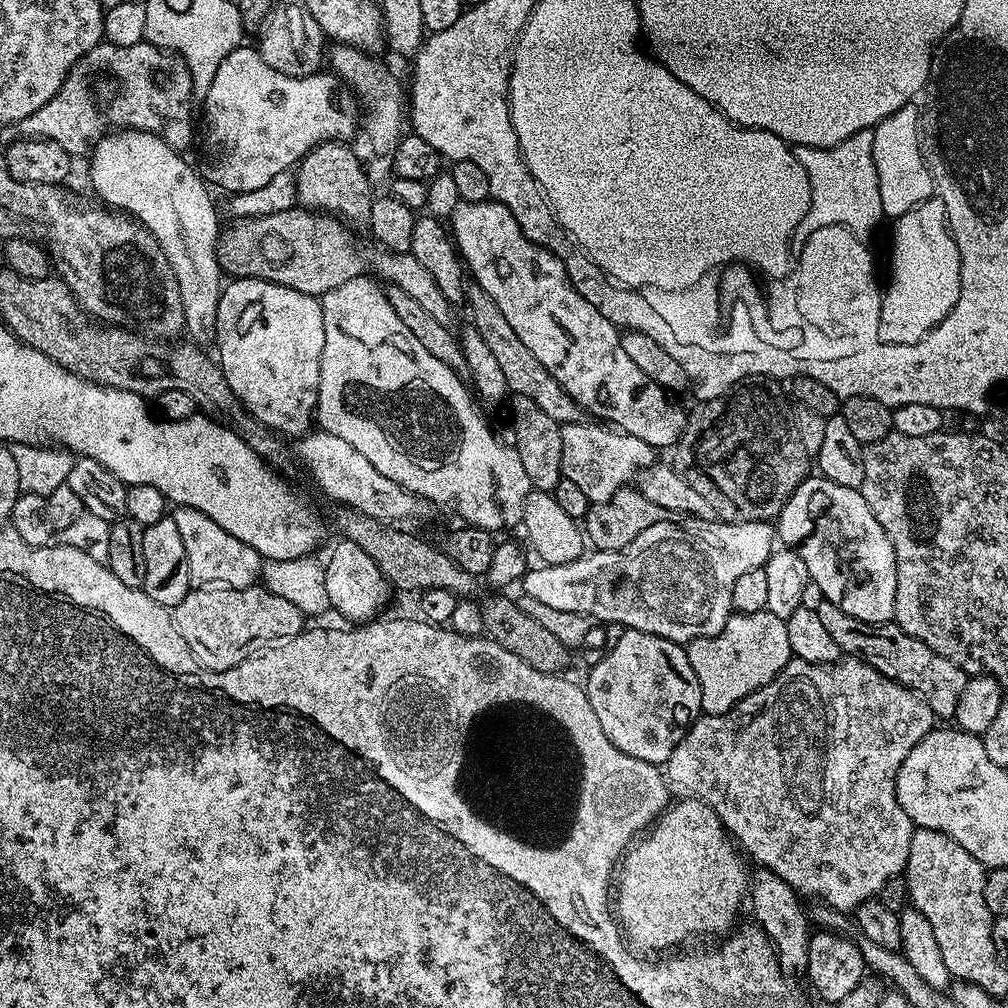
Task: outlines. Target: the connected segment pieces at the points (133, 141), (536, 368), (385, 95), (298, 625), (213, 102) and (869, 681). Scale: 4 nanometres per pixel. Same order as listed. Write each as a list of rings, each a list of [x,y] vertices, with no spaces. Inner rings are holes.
[[[132,129],[120,130],[116,133],[118,134],[114,134],[112,136],[111,134],[106,134],[102,136],[102,138],[93,145],[88,160],[88,162],[90,162],[90,180],[92,182],[92,186],[95,192],[108,205],[114,207],[111,209],[134,217],[158,242],[159,248],[165,254],[166,260],[170,264],[171,270],[173,270],[174,276],[179,282],[179,296],[183,299],[185,331],[187,333],[193,332],[190,338],[194,344],[198,346],[206,346],[206,343],[210,344],[216,337],[218,302],[220,301],[220,294],[222,291],[222,273],[216,256],[216,244],[219,240],[220,225],[218,226],[218,214],[208,190],[209,185],[203,180],[203,177],[201,176],[200,178],[199,174],[180,156],[182,154],[179,151],[171,148],[166,141],[156,134]]]
[[[472,282],[465,287],[465,301],[472,312],[472,326],[485,339],[490,354],[494,355],[497,363],[501,366],[501,373],[505,375],[509,391],[513,395],[526,397],[537,403],[561,427],[585,423],[588,418],[587,412],[566,394],[564,388],[560,387],[560,383],[549,374],[538,358],[534,357],[534,354],[523,345],[521,338],[511,329],[510,322],[503,317],[501,310],[498,309],[498,304],[494,302],[490,294],[487,294],[480,284]]]
[[[336,44],[330,52],[331,71],[356,91],[368,111],[368,144],[376,152],[392,154],[398,147],[406,128],[406,92],[400,89],[396,76],[375,55],[359,52],[349,44]],[[401,131],[401,132],[400,132]]]
[[[196,586],[170,610],[170,615],[178,634],[188,644],[192,655],[196,657],[201,665],[207,666],[212,670],[225,672],[231,668],[237,668],[242,662],[249,660],[251,656],[259,656],[269,646],[277,642],[292,639],[293,636],[300,635],[306,628],[306,617],[291,602],[286,602],[286,598],[275,598],[276,616],[267,616],[260,612],[260,600],[269,599],[270,593],[263,586],[253,586],[251,588],[226,588],[223,586]]]
[[[238,46],[218,66],[214,82],[206,85],[204,120],[208,123],[208,174],[213,185],[225,188],[228,194],[256,191],[277,178],[282,171],[299,165],[314,148],[339,141],[340,136],[356,128],[356,116],[348,104],[340,104],[336,93],[338,80],[331,71],[321,70],[313,76],[287,76],[278,74],[260,56],[255,47]]]
[[[793,658],[773,680],[766,682],[766,686],[742,698],[728,712],[717,716],[704,714],[695,720],[688,727],[682,742],[673,746],[666,765],[666,776],[673,785],[676,783],[684,791],[681,793],[710,805],[720,816],[725,829],[734,838],[736,835],[735,841],[744,846],[743,851],[748,851],[761,867],[768,868],[782,878],[782,882],[789,884],[801,897],[817,896],[816,900],[821,905],[848,914],[862,902],[879,897],[882,886],[886,886],[890,878],[901,875],[910,858],[910,838],[914,825],[896,797],[896,775],[906,754],[910,754],[910,750],[914,750],[914,746],[918,746],[918,742],[922,742],[922,738],[926,738],[933,727],[934,717],[930,706],[926,706],[917,692],[911,692],[897,680],[887,680],[866,662],[841,658],[835,664],[811,664]]]

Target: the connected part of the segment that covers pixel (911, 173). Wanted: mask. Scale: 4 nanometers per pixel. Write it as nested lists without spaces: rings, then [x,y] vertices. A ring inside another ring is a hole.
[[[915,103],[902,106],[894,114],[881,120],[870,132],[872,151],[875,152],[874,170],[878,170],[878,186],[882,194],[882,210],[890,218],[915,213],[919,204],[927,205],[930,198],[926,191],[930,182],[918,152],[920,139],[920,112]]]

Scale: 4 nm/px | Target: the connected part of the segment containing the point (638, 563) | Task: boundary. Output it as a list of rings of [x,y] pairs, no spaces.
[[[696,520],[695,522],[679,522],[659,523],[655,526],[650,526],[638,534],[629,546],[623,547],[622,550],[614,551],[591,551],[576,558],[570,563],[552,565],[540,564],[538,568],[528,571],[522,578],[520,584],[521,593],[525,596],[532,597],[538,602],[545,603],[546,606],[553,607],[554,610],[567,610],[571,613],[584,613],[590,616],[595,621],[602,620],[604,624],[620,623],[626,628],[642,630],[643,633],[654,634],[656,637],[666,638],[675,644],[687,645],[691,640],[697,640],[703,636],[713,636],[722,630],[722,626],[726,626],[729,616],[733,615],[732,599],[730,598],[730,590],[734,586],[734,582],[746,570],[754,570],[755,568],[763,568],[764,564],[774,551],[772,545],[772,536],[774,540],[774,528],[771,523],[759,520],[758,522],[742,522],[741,524],[730,524],[715,520]]]

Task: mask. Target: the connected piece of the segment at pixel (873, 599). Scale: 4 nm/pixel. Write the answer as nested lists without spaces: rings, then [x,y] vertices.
[[[821,474],[809,475],[786,502],[774,528],[785,545],[798,546],[809,581],[817,583],[822,596],[834,602],[838,610],[871,624],[886,624],[893,619],[894,546],[886,538],[886,530],[878,526],[878,518],[874,518],[874,510],[859,488],[838,485]]]

